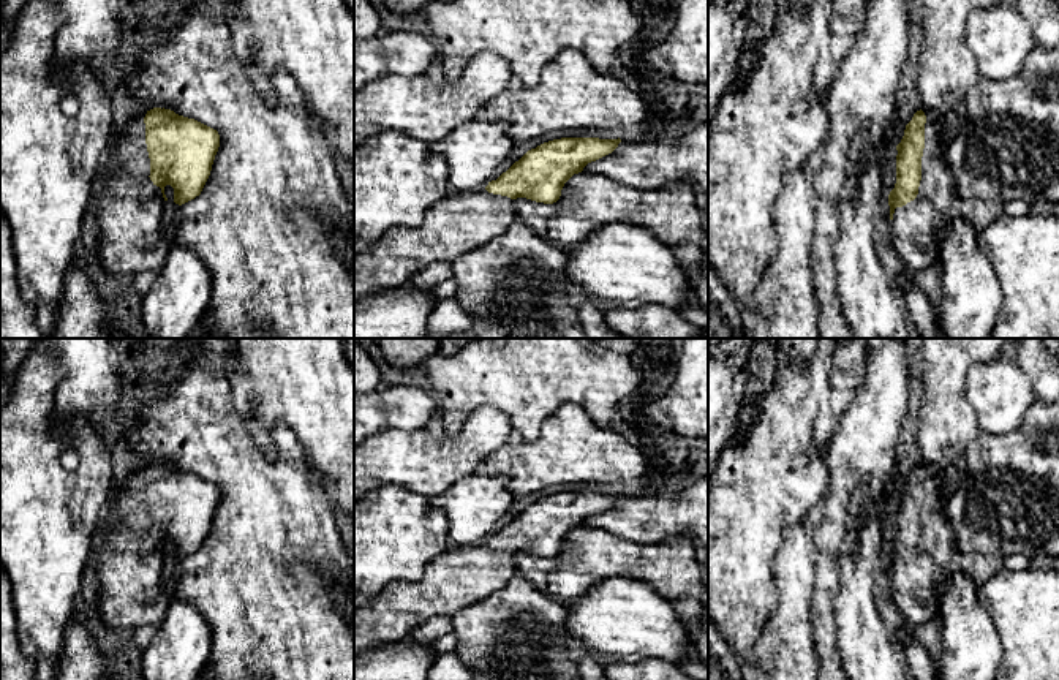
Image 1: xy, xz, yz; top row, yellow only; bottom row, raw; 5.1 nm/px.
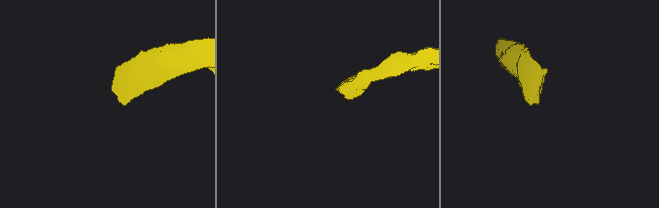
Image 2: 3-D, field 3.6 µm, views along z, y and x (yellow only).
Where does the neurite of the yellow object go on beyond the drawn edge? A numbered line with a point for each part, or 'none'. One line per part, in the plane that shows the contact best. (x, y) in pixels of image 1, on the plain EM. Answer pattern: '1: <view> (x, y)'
1: yz (917, 582)

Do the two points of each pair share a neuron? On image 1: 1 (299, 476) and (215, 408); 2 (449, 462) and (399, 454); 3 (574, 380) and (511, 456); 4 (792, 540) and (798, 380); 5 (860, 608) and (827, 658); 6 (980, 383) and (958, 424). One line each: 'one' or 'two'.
1: one
2: one
3: two
4: two
5: two
6: two

